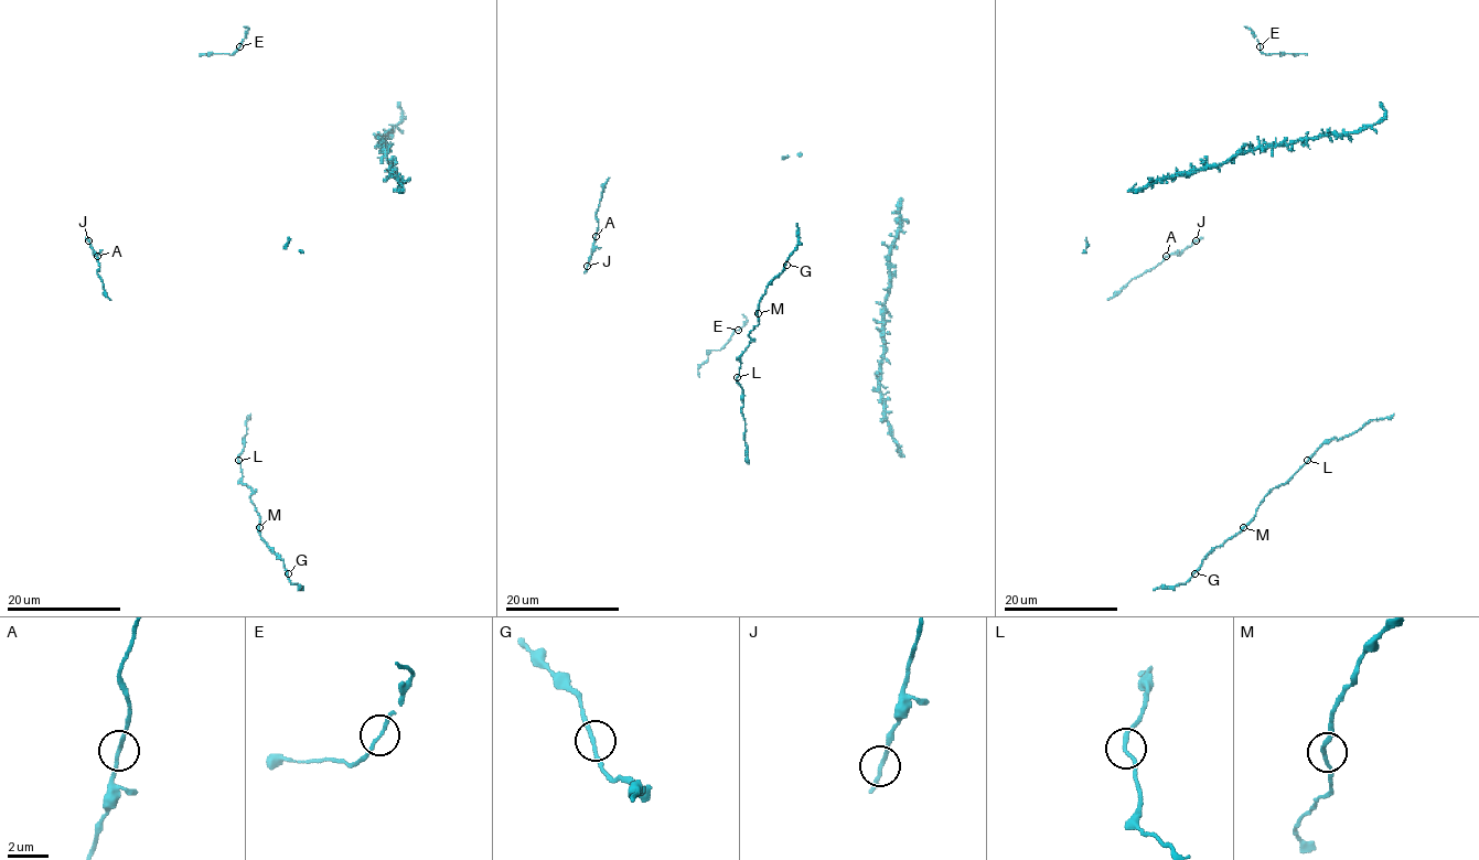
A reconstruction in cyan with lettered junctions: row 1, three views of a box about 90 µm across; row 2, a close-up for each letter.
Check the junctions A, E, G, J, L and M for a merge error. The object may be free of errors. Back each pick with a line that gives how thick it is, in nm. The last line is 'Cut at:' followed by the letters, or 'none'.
L: calibre 180 nm
Cut at: L

